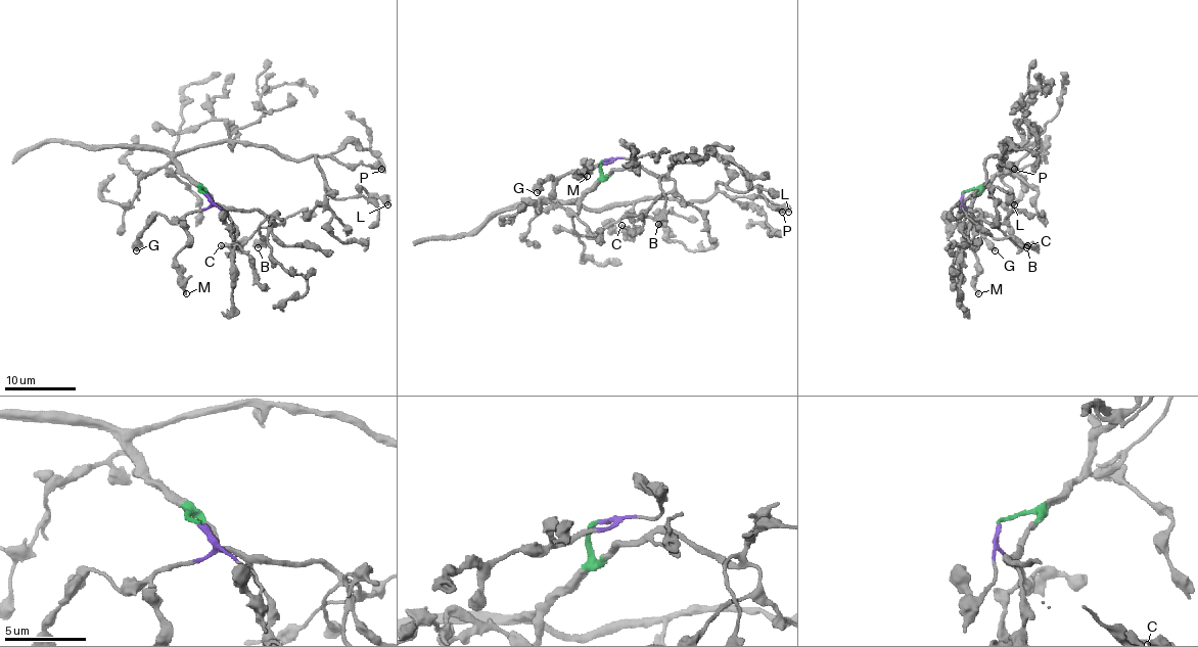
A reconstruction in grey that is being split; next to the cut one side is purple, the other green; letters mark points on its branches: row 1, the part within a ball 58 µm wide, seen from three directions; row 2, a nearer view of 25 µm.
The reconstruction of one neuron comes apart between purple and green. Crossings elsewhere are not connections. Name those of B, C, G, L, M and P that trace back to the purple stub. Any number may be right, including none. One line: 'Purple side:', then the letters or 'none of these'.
Purple side: G, M

